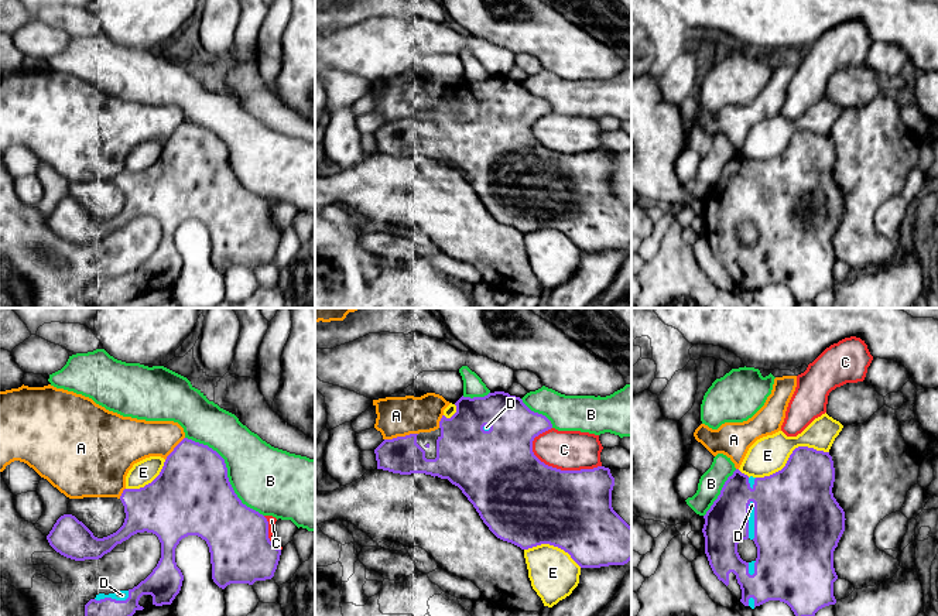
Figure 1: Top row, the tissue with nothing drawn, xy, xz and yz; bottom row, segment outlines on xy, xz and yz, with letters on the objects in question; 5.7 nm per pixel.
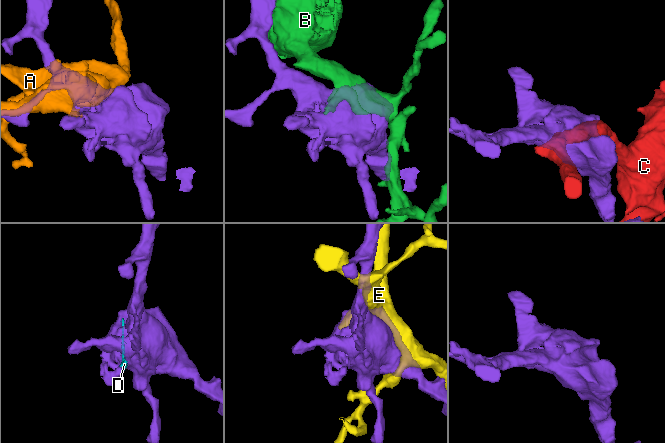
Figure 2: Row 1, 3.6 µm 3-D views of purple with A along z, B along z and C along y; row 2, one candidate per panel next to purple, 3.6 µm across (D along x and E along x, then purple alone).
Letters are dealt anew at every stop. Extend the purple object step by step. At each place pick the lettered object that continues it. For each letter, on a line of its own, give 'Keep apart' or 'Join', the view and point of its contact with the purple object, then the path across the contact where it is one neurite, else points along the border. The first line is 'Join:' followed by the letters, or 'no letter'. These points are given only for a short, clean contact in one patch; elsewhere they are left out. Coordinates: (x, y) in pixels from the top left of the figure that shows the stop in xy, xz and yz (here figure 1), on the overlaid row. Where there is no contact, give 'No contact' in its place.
Join: D
A: Keep apart. Touches purple at xz (400, 437)
B: Keep apart. Touches purple at xy (226, 472)
C: Keep apart. Touches purple at xz (560, 469)
D: Join. Touches purple at yz (755, 520)
E: Keep apart. Touches purple at yz (790, 455)

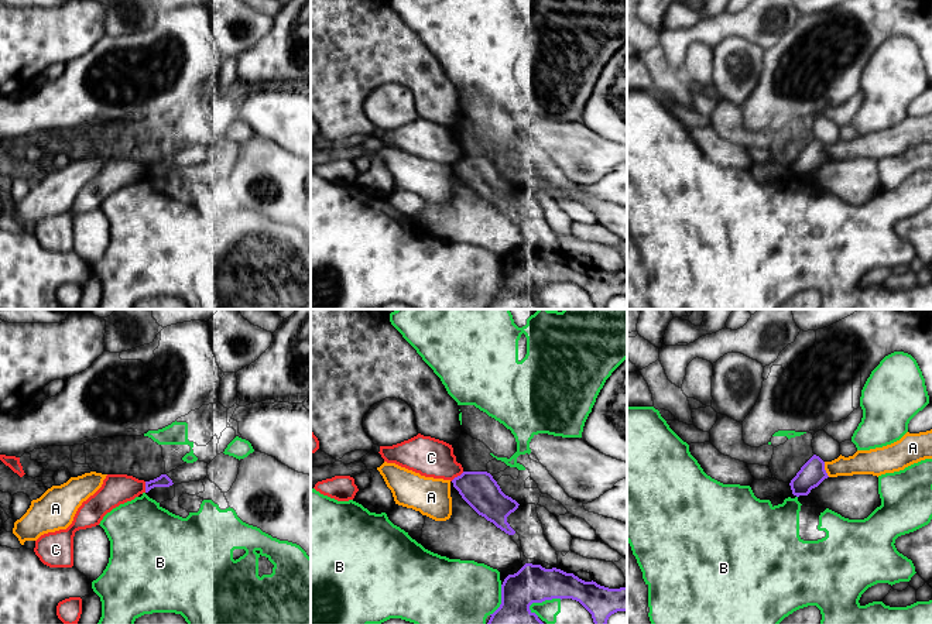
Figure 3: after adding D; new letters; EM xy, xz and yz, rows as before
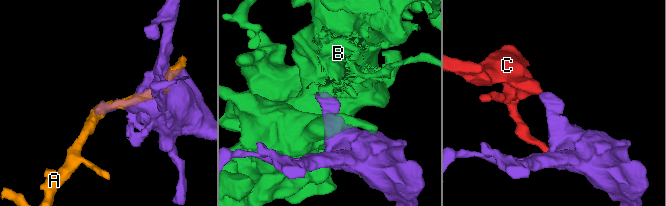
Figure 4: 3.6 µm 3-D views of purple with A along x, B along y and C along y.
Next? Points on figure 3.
Join: no letter
A: Keep apart. Touches purple at yz (823, 469)
B: Keep apart. Touches purple at xz (502, 600)
C: Keep apart. Touches purple at xz (458, 476). Boundary: xz (463, 472), (451, 480)

